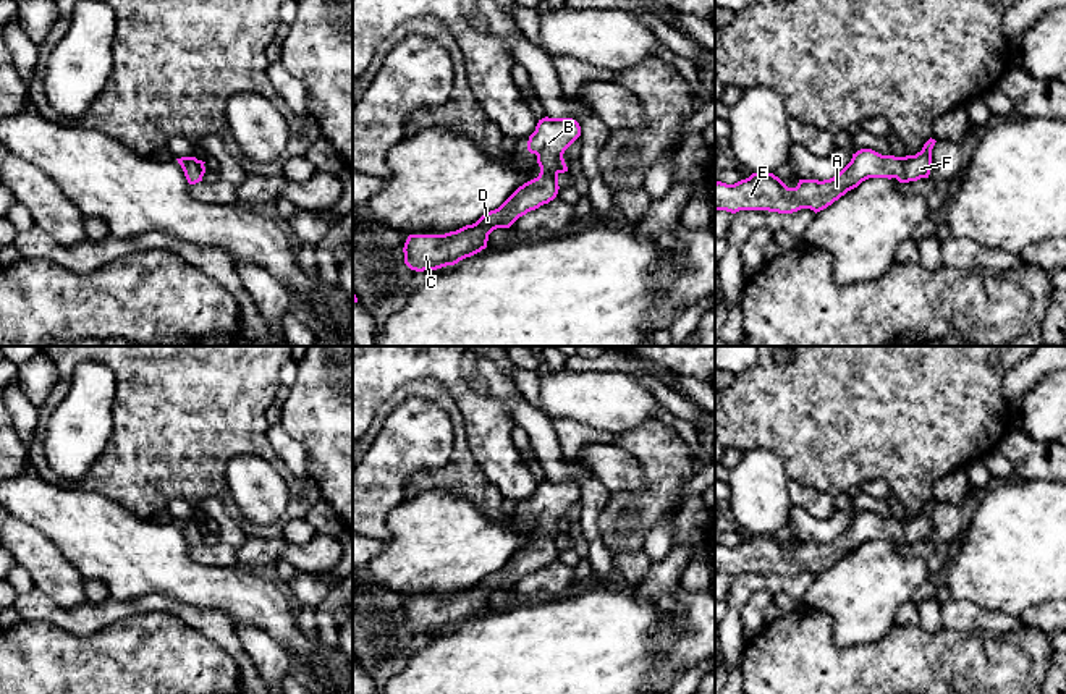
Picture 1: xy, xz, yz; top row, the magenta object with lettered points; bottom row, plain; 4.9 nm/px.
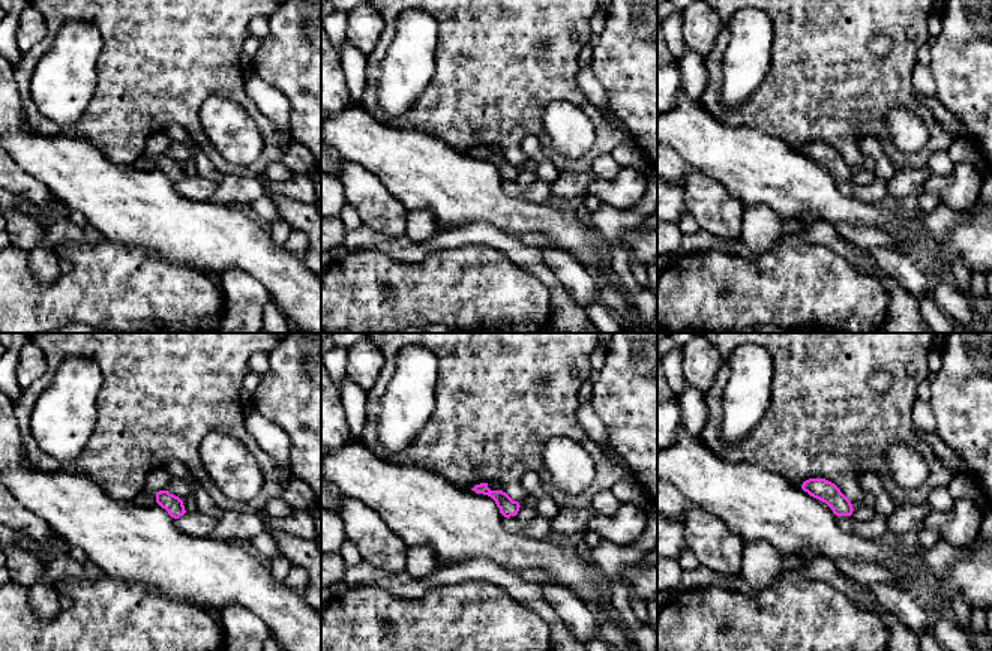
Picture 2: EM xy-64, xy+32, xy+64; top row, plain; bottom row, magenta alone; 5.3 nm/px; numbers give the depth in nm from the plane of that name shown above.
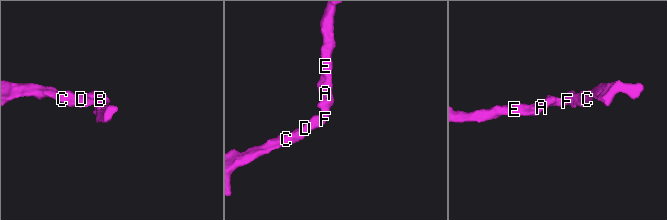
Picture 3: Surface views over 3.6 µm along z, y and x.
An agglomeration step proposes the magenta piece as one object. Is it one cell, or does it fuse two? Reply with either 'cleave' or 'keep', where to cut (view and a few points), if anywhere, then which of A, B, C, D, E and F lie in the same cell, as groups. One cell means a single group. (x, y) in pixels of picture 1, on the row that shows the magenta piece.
keep; cut none; groups A B C D E F

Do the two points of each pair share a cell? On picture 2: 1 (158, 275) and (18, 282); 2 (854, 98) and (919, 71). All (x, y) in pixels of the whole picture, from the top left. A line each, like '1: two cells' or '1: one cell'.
1: one cell
2: two cells

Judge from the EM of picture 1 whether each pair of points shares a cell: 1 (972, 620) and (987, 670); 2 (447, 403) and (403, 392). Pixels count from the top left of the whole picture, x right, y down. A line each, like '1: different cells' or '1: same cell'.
1: different cells
2: same cell

